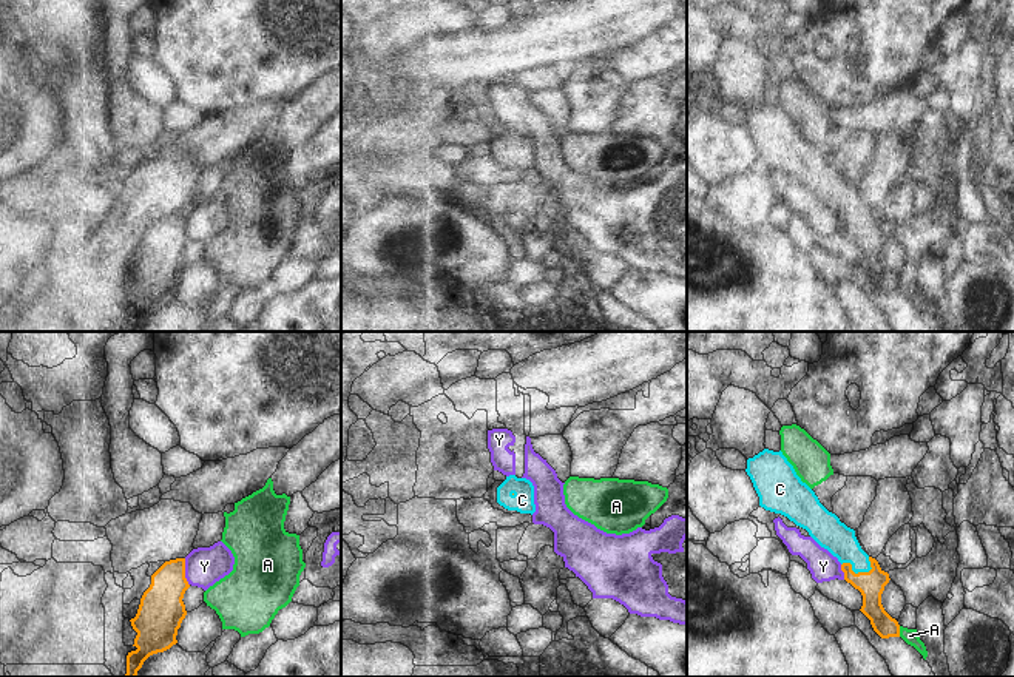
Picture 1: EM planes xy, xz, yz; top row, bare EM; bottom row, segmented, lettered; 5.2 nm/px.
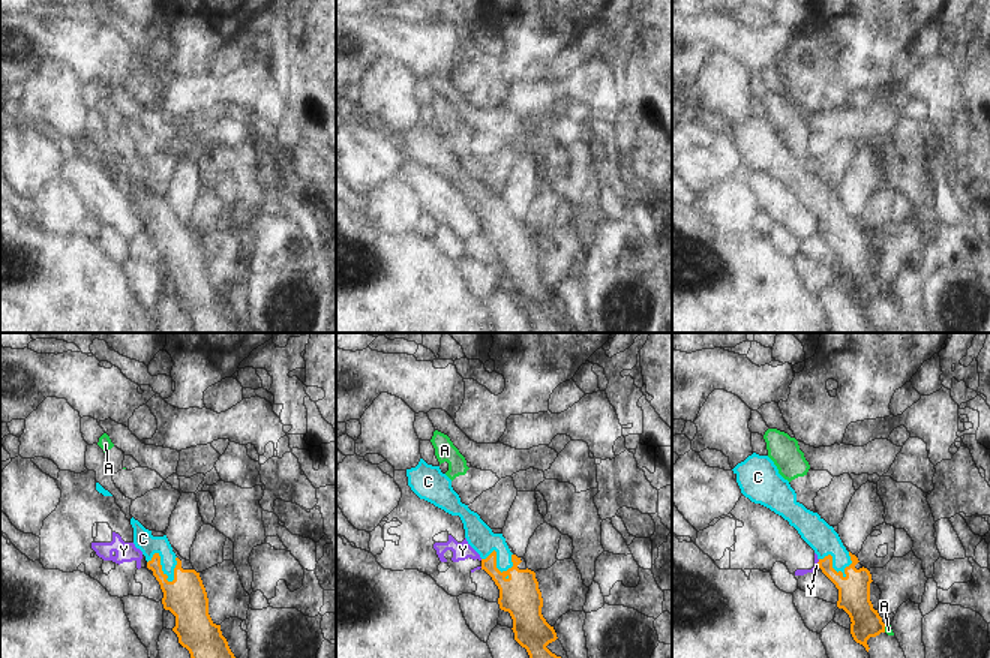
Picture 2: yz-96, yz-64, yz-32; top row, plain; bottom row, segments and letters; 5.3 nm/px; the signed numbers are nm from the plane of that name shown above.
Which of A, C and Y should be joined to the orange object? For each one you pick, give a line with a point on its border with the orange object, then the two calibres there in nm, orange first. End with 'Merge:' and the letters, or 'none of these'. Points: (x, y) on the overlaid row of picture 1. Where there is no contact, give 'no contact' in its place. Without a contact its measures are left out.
C: meets orange in yz at (854, 572); 140 nm thick on the orange side, 170 nm on the other
Merge: C

